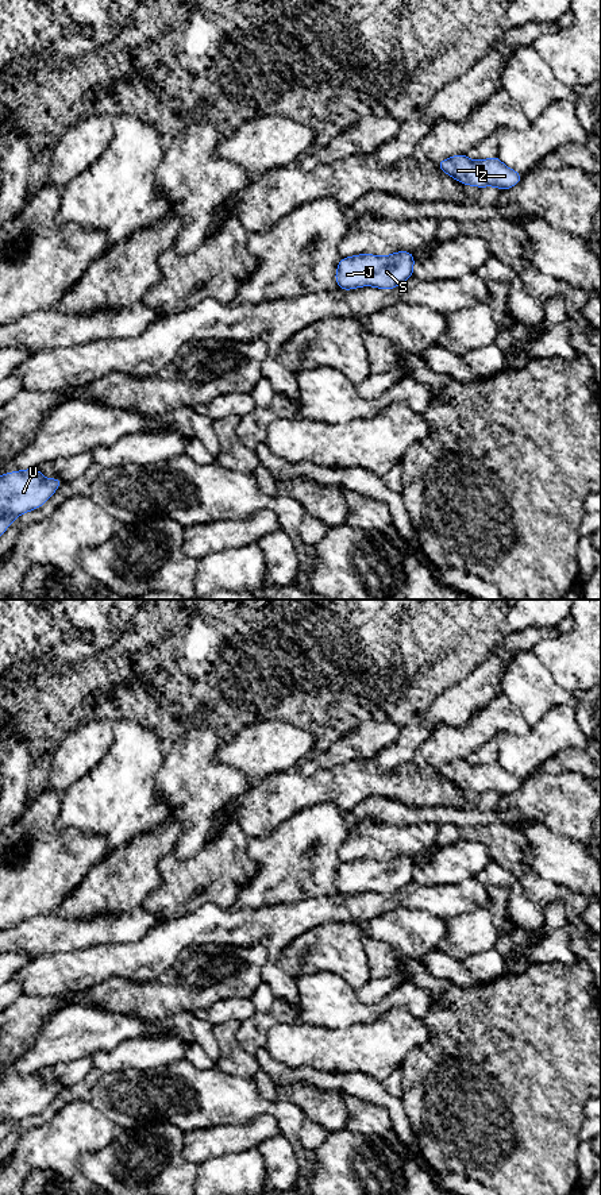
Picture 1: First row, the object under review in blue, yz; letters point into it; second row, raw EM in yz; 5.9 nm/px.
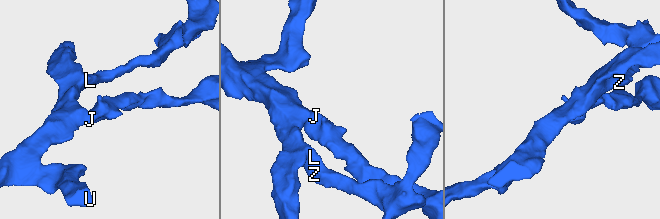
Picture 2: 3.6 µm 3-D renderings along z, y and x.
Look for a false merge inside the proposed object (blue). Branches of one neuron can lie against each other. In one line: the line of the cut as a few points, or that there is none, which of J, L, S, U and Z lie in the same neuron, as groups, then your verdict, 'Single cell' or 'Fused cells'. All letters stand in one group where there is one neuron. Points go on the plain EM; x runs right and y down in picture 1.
No split. Groups: J L S U Z. Single cell

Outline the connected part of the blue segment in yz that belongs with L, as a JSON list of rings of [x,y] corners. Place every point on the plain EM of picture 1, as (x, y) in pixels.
[[[456,759],[435,768],[438,774],[465,790],[477,793],[497,791],[501,795],[517,790],[524,779],[506,772],[498,760],[489,764],[471,766],[466,759]]]

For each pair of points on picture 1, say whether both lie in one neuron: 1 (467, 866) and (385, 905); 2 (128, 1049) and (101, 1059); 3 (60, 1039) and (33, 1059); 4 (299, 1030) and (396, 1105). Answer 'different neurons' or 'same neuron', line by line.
1: different neurons
2: same neuron
3: same neuron
4: different neurons

